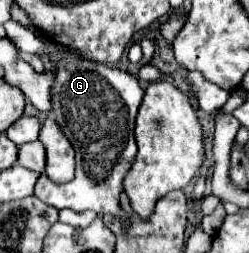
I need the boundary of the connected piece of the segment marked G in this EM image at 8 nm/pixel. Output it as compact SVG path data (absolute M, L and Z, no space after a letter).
M55 43L49 45L55 47L53 57L57 59L55 81L51 87L51 115L55 123L59 123L63 135L71 141L71 145L75 145L77 171L75 179L65 185L39 179L35 195L57 209L91 209L95 213L119 215L125 221L125 213L119 207L119 193L123 191L123 177L137 153L133 127L143 99L143 89L129 71L89 61Z

